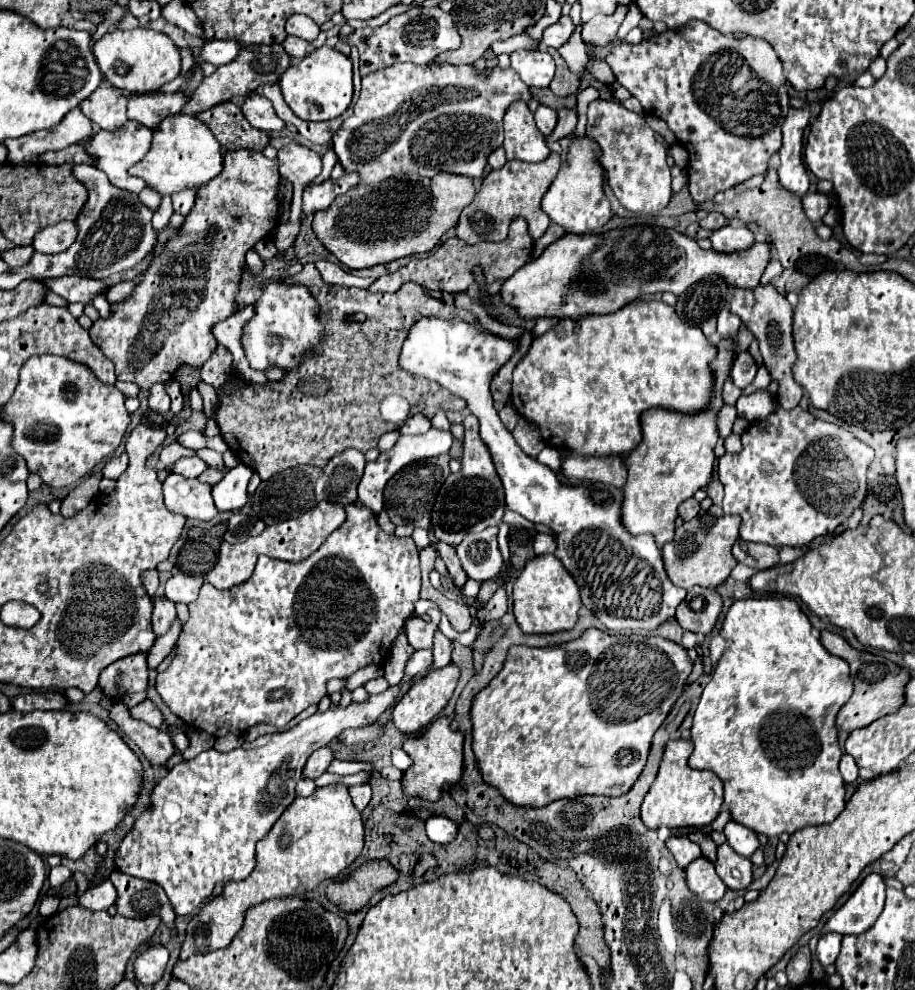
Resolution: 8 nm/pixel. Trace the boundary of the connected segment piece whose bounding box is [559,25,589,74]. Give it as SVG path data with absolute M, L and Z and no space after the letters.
M582 25L575 28L571 40L559 48L559 54L565 58L569 70L573 74L583 74L585 72L585 66L589 62L587 58L587 50L585 50L585 44L581 40Z

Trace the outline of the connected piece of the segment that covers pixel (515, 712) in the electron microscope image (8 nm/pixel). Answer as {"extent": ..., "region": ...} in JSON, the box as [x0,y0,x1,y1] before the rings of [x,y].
{"extent":[471,630,693,808],"region":[[[587,630],[581,638],[547,646],[547,648],[529,648],[529,646],[511,646],[503,670],[491,680],[487,688],[483,688],[471,706],[471,722],[473,722],[473,752],[479,760],[479,768],[483,772],[483,778],[489,784],[495,784],[495,788],[501,790],[501,794],[515,806],[531,806],[531,808],[543,808],[555,800],[561,798],[575,798],[581,794],[605,794],[605,796],[621,796],[637,782],[639,774],[645,768],[649,750],[651,750],[651,738],[657,732],[657,728],[663,724],[667,714],[671,712],[677,698],[683,694],[685,680],[691,674],[693,662],[687,656],[687,650],[661,636],[645,636],[645,634],[607,634],[603,630]]]}

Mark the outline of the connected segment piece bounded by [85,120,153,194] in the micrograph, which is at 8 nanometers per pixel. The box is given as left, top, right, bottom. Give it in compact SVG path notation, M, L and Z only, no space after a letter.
M127 120L119 130L115 132L107 132L107 130L101 130L97 134L93 134L91 142L85 146L87 152L91 156L97 156L97 168L101 168L107 178L111 180L111 184L115 184L117 188L123 188L127 192L133 192L133 194L139 194L143 188L145 188L145 182L141 178L133 178L127 174L127 170L137 164L145 152L151 148L151 140L153 140L153 130L135 122L135 120Z

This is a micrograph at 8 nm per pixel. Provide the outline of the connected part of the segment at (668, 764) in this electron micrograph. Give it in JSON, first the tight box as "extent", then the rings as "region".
{"extent":[641,740,723,828],"region":[[[671,740],[665,746],[659,774],[641,804],[641,820],[647,828],[703,828],[711,824],[723,804],[723,782],[713,772],[699,772],[689,768],[687,758],[693,752],[691,740]]]}

